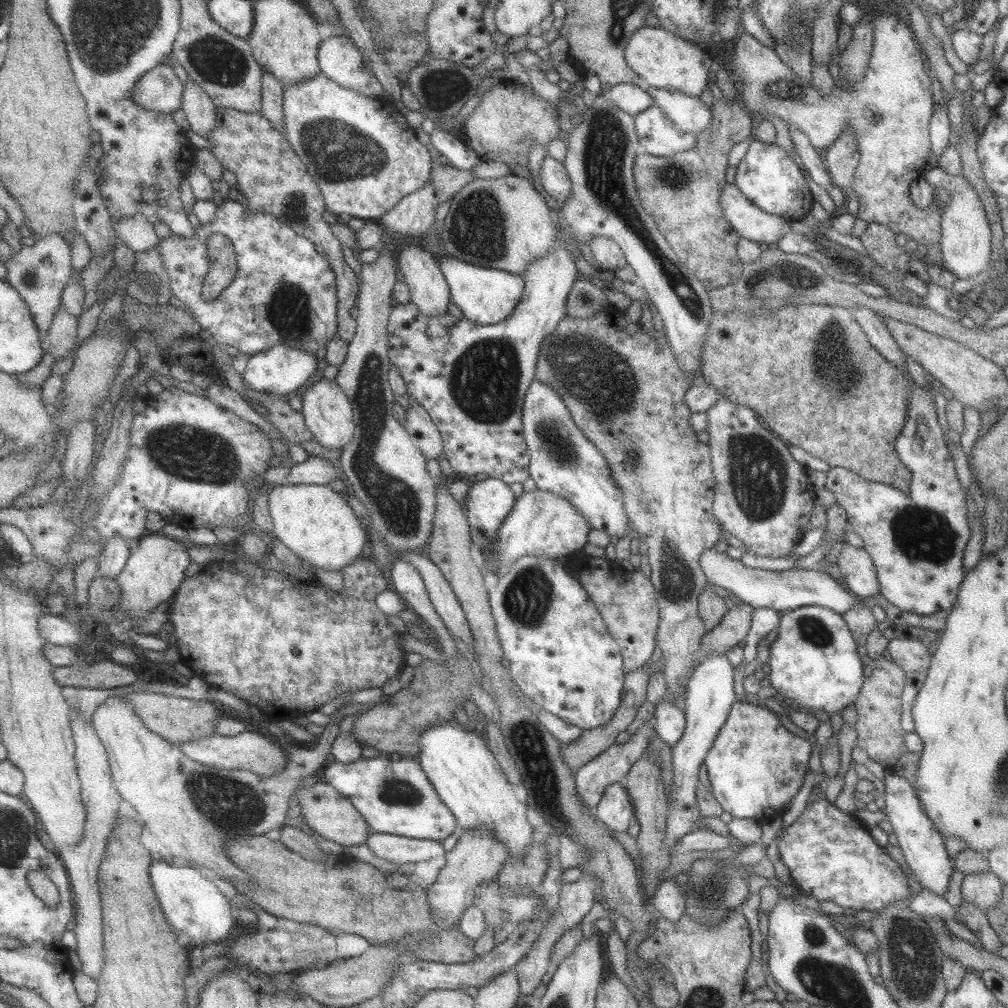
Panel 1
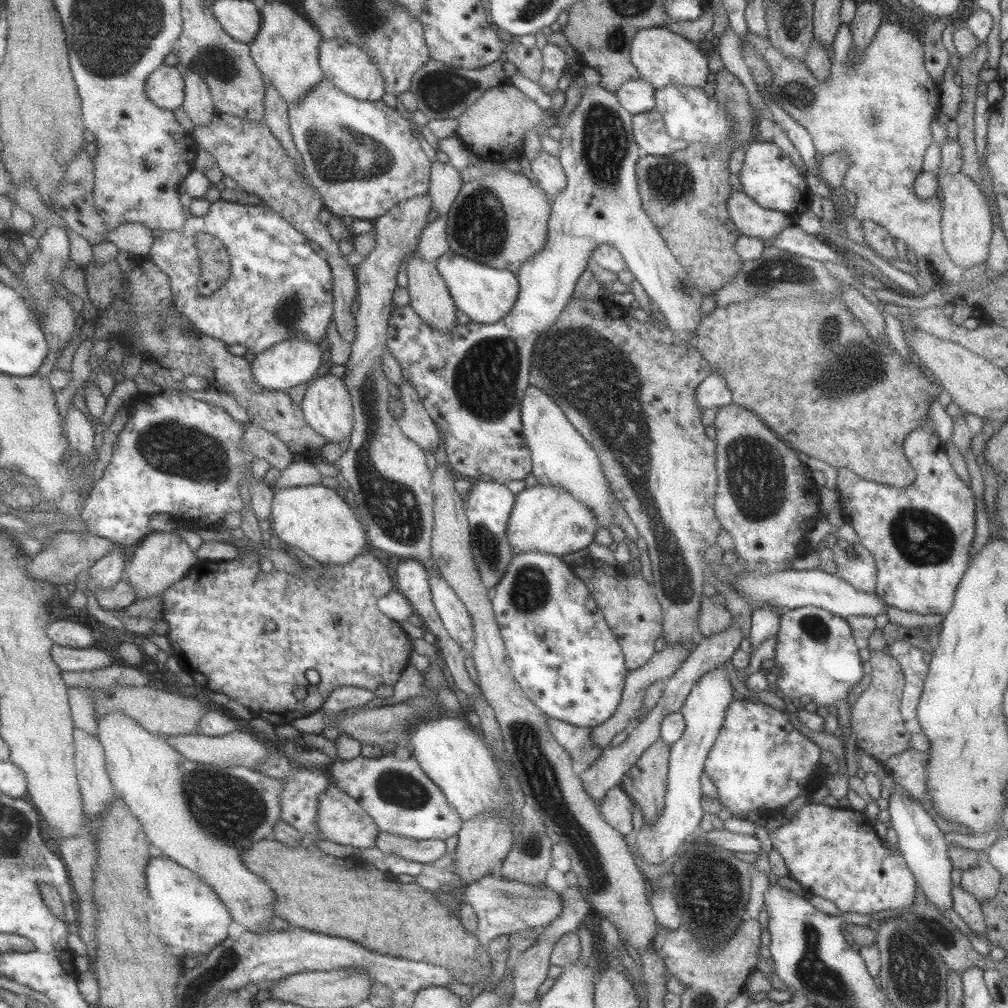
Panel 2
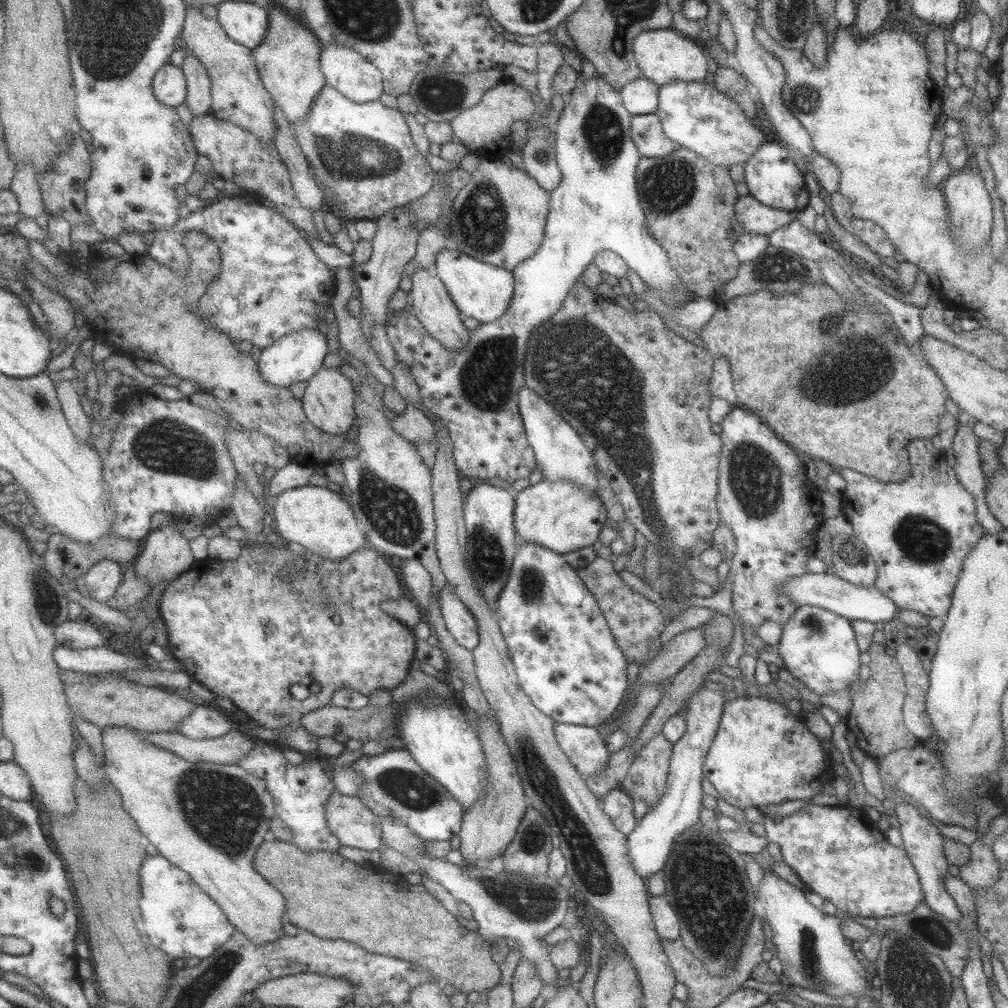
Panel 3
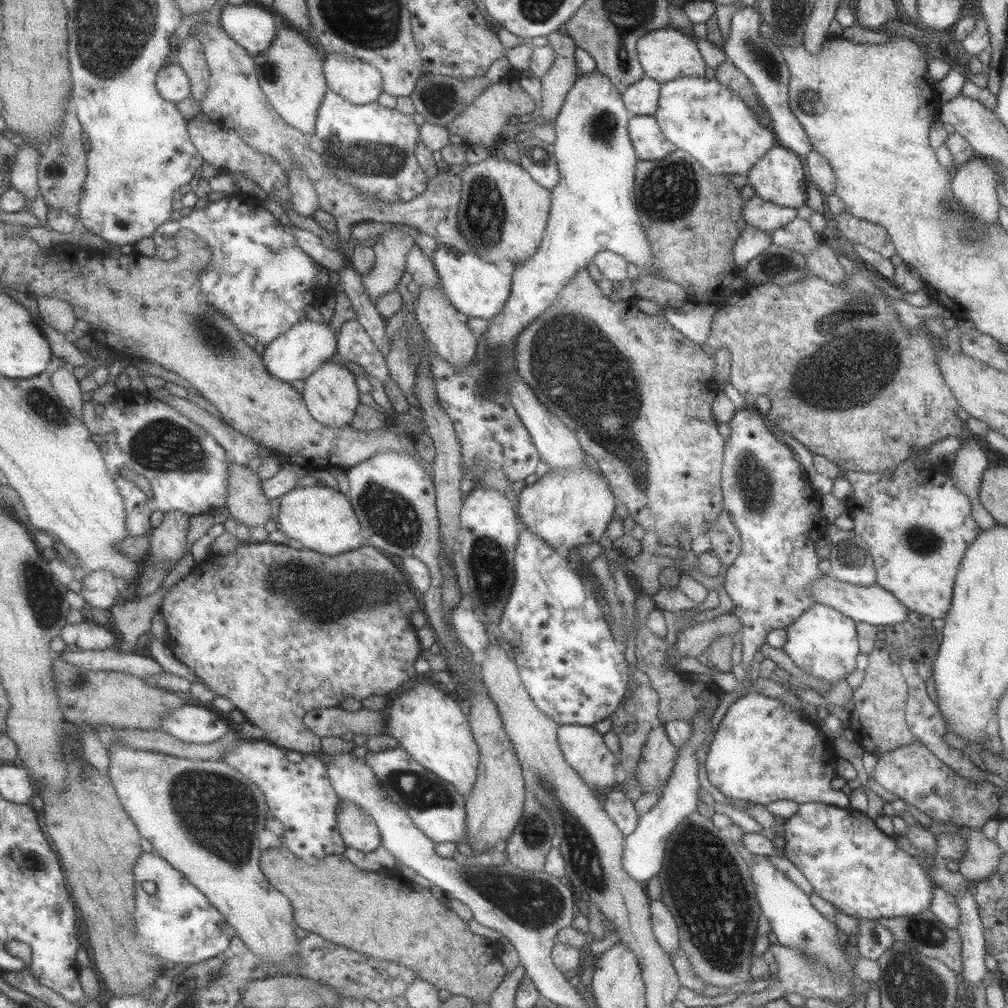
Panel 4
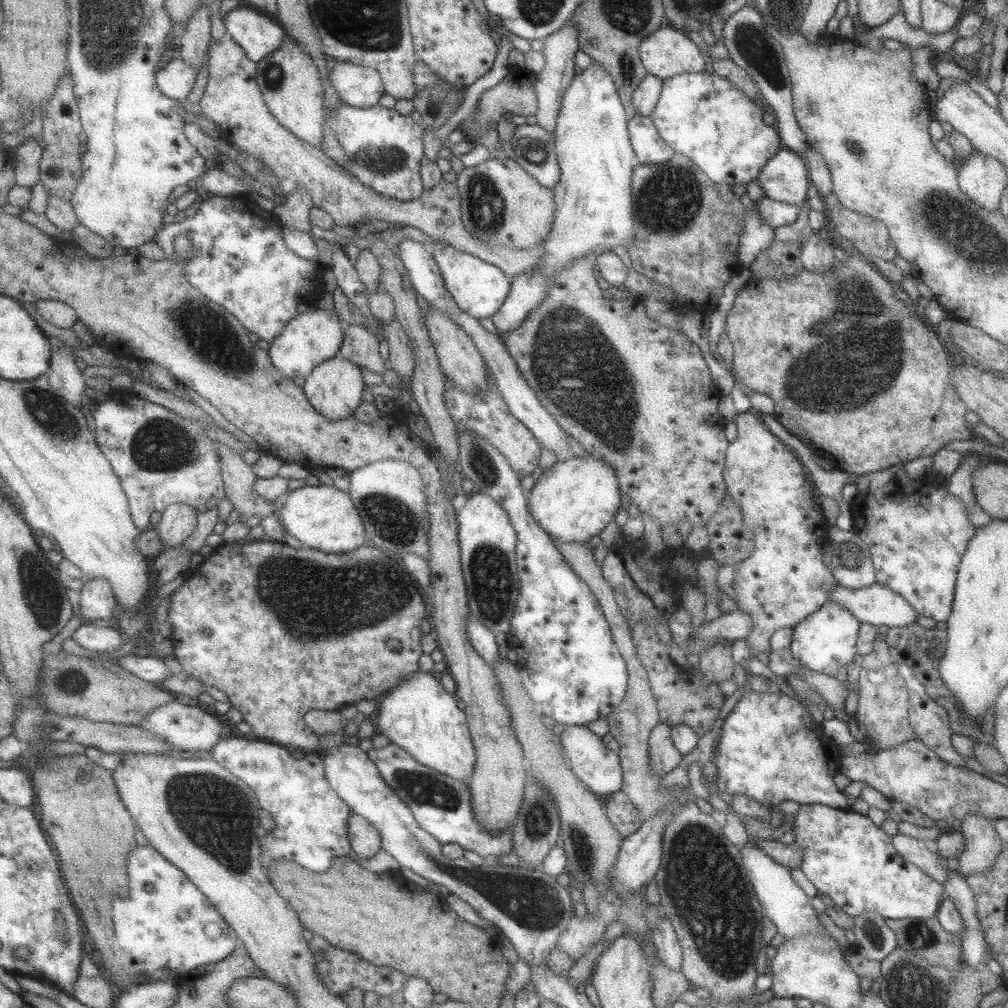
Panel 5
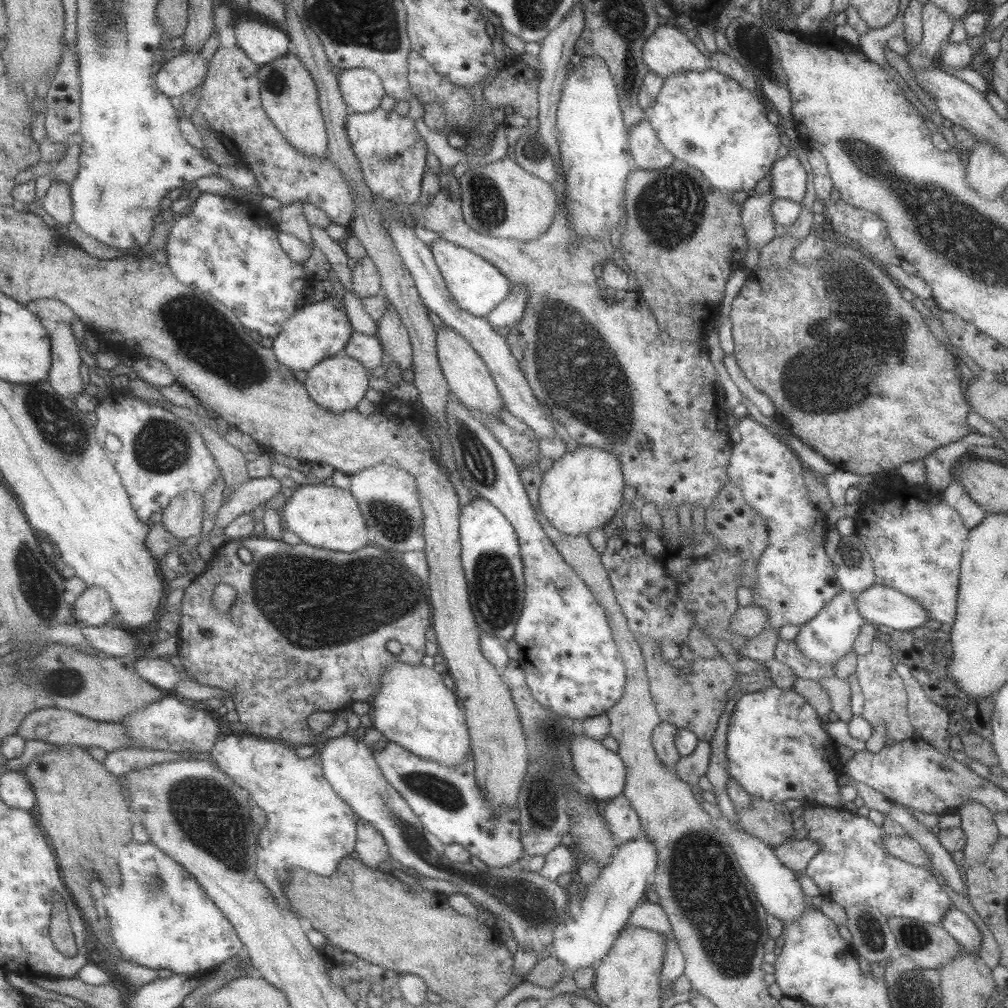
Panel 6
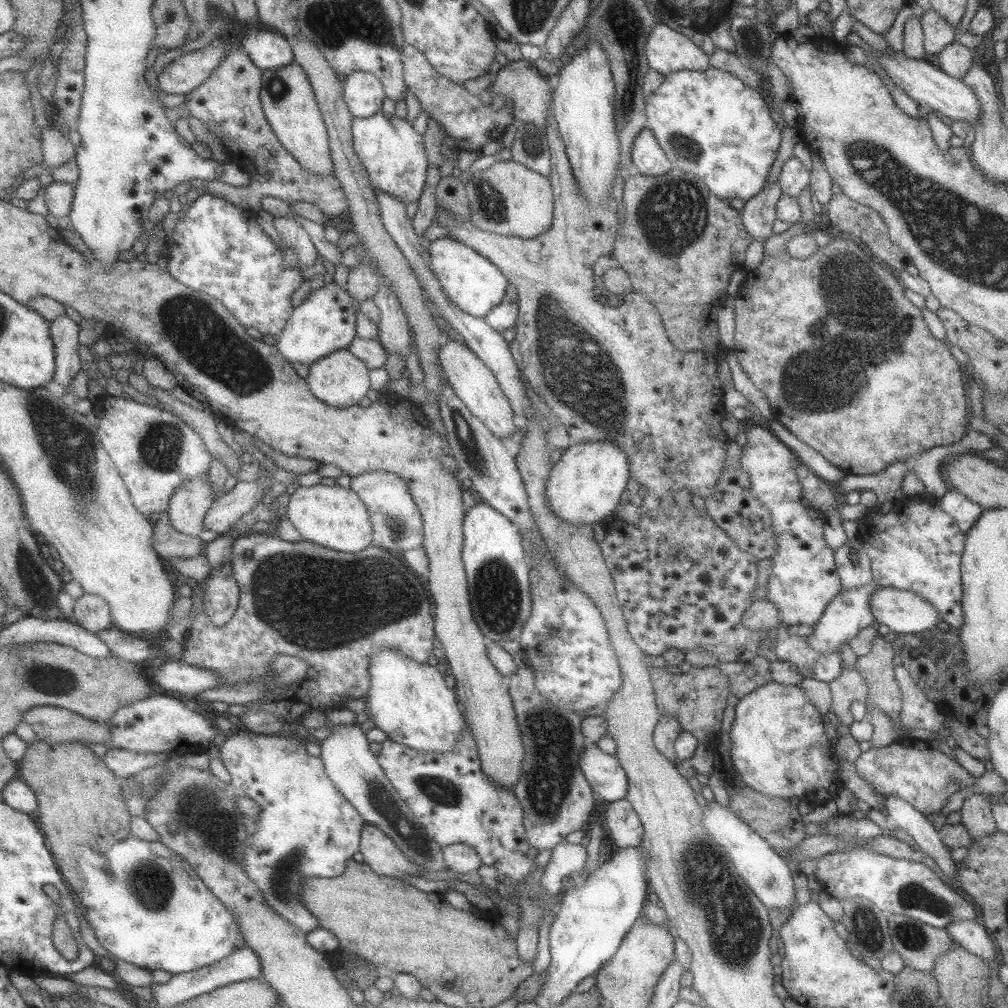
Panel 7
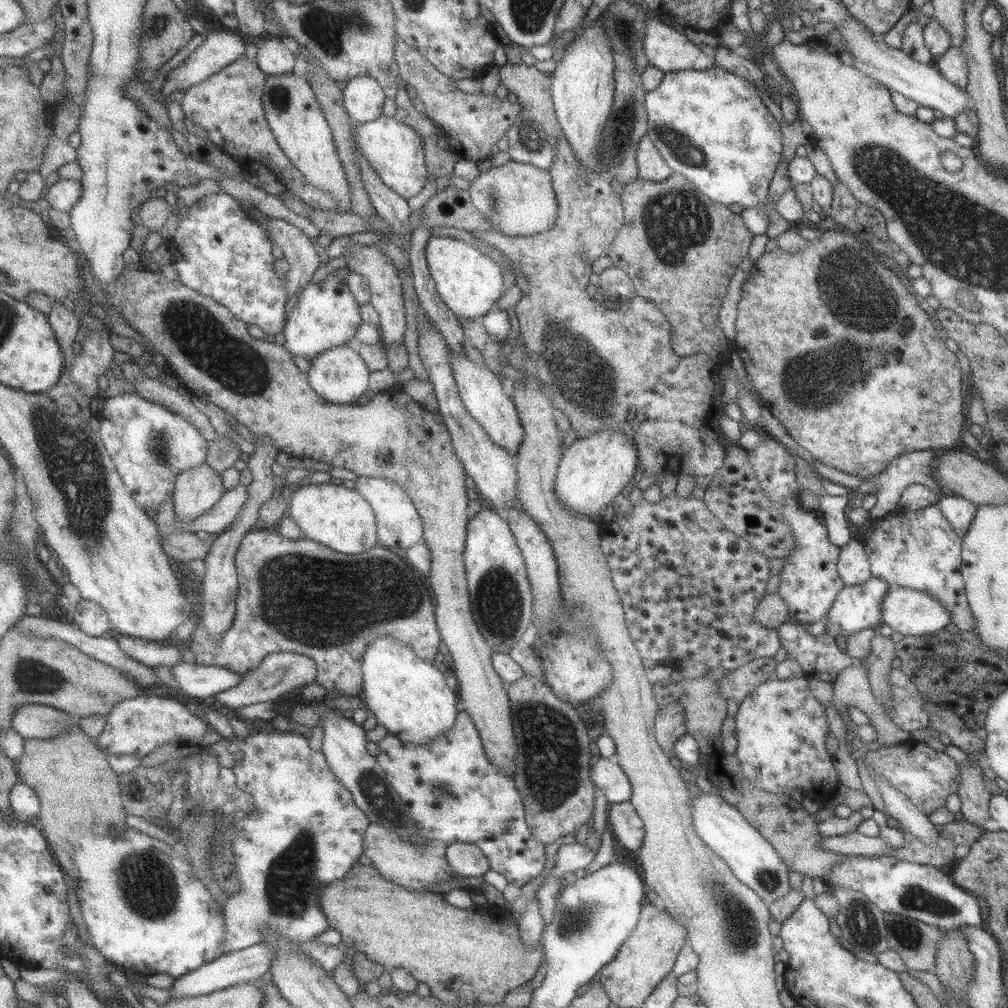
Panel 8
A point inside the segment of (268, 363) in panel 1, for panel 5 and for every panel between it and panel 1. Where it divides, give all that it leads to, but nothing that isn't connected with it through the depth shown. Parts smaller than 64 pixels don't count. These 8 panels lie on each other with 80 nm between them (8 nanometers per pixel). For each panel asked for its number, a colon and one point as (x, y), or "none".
2: (286, 364)
3: (295, 357)
4: (293, 355)
5: (310, 338)

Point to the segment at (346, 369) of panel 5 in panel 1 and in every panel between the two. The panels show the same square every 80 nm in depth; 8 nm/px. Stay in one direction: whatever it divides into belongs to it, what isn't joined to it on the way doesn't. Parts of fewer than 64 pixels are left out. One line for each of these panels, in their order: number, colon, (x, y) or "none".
1: (327, 414)
2: (326, 405)
3: (327, 400)
4: (330, 395)

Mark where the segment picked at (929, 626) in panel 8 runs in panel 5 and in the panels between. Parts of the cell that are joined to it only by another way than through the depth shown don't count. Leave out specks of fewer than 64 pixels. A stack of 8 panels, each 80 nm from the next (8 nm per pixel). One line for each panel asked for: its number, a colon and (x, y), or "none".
5: (876, 605)
6: (878, 604)
7: (901, 611)

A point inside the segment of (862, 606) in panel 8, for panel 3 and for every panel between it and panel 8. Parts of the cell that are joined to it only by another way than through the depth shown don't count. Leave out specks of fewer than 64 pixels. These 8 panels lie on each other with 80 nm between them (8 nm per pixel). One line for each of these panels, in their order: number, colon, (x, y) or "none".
3: (818, 648)
4: (821, 642)
5: (824, 642)
6: (829, 635)
7: (848, 612)

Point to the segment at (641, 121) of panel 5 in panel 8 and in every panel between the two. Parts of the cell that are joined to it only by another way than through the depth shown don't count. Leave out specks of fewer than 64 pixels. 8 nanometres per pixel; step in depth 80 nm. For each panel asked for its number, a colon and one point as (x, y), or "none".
6: (647, 152)
7: (646, 154)
8: (651, 166)

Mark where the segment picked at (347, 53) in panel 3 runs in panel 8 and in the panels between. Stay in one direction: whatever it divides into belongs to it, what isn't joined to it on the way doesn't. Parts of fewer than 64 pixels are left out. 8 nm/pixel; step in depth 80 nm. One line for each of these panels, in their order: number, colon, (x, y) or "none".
4: (358, 82)
5: (360, 87)
6: (361, 90)
7: (362, 93)
8: (362, 97)

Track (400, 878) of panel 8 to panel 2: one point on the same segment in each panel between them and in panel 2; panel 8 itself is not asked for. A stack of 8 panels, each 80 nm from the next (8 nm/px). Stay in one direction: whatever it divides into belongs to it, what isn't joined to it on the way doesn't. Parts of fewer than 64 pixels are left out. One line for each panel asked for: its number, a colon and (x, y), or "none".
2: (340, 819)
3: (346, 817)
4: (358, 830)
5: (364, 840)
6: (371, 849)
7: (379, 853)

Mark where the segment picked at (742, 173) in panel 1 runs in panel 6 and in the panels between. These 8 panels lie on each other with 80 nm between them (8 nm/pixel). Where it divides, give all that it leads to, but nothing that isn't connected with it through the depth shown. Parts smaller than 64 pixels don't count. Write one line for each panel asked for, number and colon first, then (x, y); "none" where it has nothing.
2: (767, 176)
3: (771, 177)
4: (779, 176)
5: (784, 177)
6: (787, 178)

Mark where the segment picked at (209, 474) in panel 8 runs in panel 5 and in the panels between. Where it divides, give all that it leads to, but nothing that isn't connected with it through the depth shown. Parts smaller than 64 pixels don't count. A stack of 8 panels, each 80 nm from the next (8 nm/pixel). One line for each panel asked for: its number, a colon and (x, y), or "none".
5: (178, 521)
6: (182, 517)
7: (187, 506)

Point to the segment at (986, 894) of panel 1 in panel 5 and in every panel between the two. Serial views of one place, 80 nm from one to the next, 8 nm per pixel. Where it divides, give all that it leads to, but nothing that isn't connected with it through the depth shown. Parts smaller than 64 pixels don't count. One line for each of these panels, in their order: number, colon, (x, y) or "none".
2: (982, 881)
3: (981, 870)
4: (980, 861)
5: (982, 844)

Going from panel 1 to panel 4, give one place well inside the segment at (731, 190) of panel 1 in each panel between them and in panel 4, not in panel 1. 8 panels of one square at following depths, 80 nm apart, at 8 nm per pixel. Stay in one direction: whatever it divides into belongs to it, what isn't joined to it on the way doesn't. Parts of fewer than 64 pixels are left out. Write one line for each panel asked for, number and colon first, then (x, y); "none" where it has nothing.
2: (749, 218)
3: (755, 218)
4: (767, 216)

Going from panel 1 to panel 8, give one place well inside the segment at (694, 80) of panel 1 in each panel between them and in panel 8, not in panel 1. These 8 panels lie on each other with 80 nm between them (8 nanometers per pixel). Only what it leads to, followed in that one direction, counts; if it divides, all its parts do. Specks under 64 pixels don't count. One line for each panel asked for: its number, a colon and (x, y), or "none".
2: (661, 57)
3: (663, 56)
4: (665, 54)
5: (667, 52)
6: (667, 51)
7: (666, 51)
8: (666, 49)

